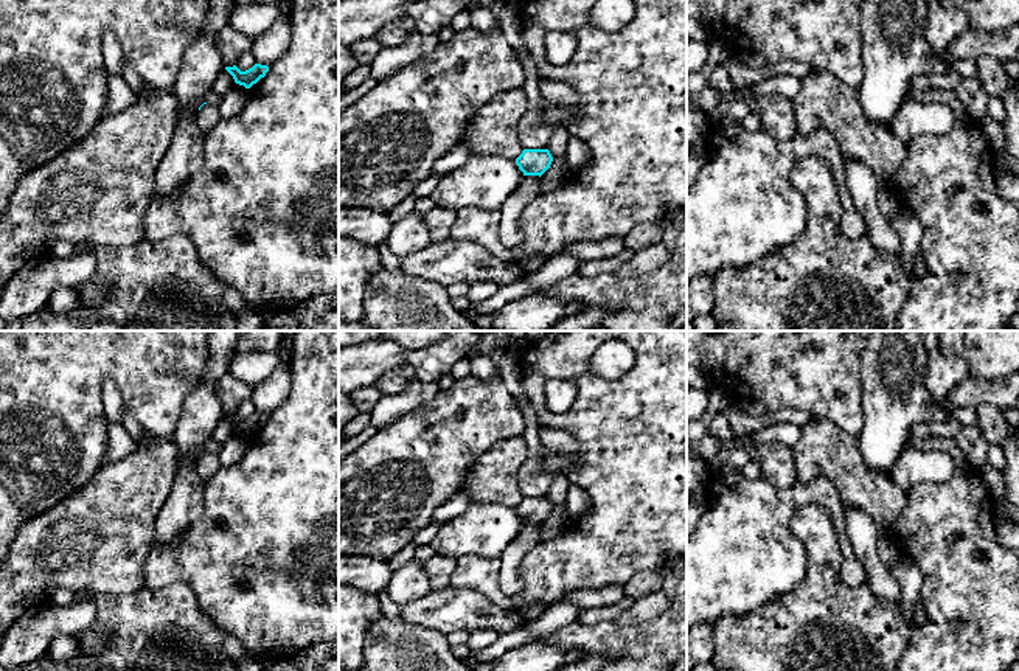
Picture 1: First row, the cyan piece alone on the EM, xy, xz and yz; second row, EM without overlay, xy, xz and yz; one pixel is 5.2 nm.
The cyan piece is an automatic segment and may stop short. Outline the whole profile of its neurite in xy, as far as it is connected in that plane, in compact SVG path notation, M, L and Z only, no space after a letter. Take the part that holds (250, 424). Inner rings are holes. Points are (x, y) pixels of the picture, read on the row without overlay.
M255 412L252 416L245 418L245 419L241 419L236 413L225 415L225 418L233 424L236 432L244 433L245 436L250 436L261 426L266 424L266 421L269 419L269 415Z

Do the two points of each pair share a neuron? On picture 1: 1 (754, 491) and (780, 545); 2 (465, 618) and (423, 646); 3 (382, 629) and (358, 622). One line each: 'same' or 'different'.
1: same
2: different
3: different

